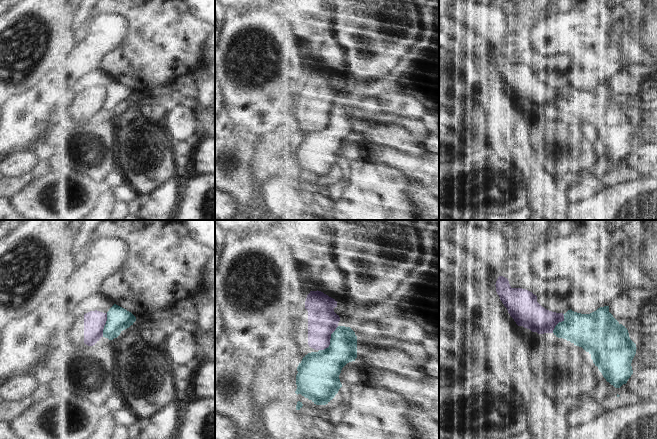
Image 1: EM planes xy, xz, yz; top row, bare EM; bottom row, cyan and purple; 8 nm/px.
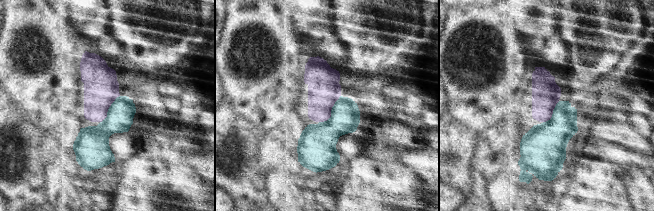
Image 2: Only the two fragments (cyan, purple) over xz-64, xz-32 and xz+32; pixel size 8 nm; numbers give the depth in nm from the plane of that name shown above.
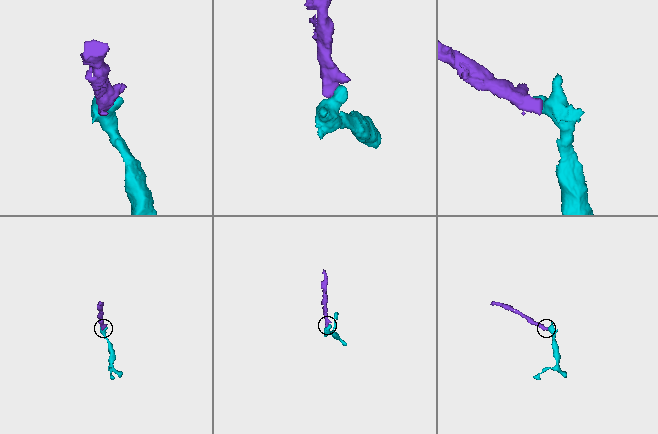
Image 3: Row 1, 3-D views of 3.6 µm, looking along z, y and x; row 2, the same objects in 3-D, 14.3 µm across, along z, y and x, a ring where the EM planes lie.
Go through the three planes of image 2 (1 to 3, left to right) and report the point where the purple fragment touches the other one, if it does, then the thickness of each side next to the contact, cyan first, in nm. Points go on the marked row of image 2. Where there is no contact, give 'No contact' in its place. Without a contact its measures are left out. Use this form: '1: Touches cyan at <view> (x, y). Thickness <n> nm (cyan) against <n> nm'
1: Touches cyan at xz-64 (108, 109). Thickness 220 nm (cyan) against 280 nm
2: Touches cyan at xz-32 (331, 111). Thickness 260 nm (cyan) against 260 nm
3: Touches cyan at xz+32 (553, 113). Thickness 320 nm (cyan) against 220 nm.

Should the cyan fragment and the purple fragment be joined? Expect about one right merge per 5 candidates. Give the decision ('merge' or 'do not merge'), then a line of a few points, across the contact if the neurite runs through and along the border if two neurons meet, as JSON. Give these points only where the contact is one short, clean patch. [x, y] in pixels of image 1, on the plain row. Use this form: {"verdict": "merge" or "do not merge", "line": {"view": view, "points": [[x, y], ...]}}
{"verdict": "do not merge", "line": {"view": "xz", "points": [[338, 102], [331, 110], [330, 120], [319, 126]]}}

